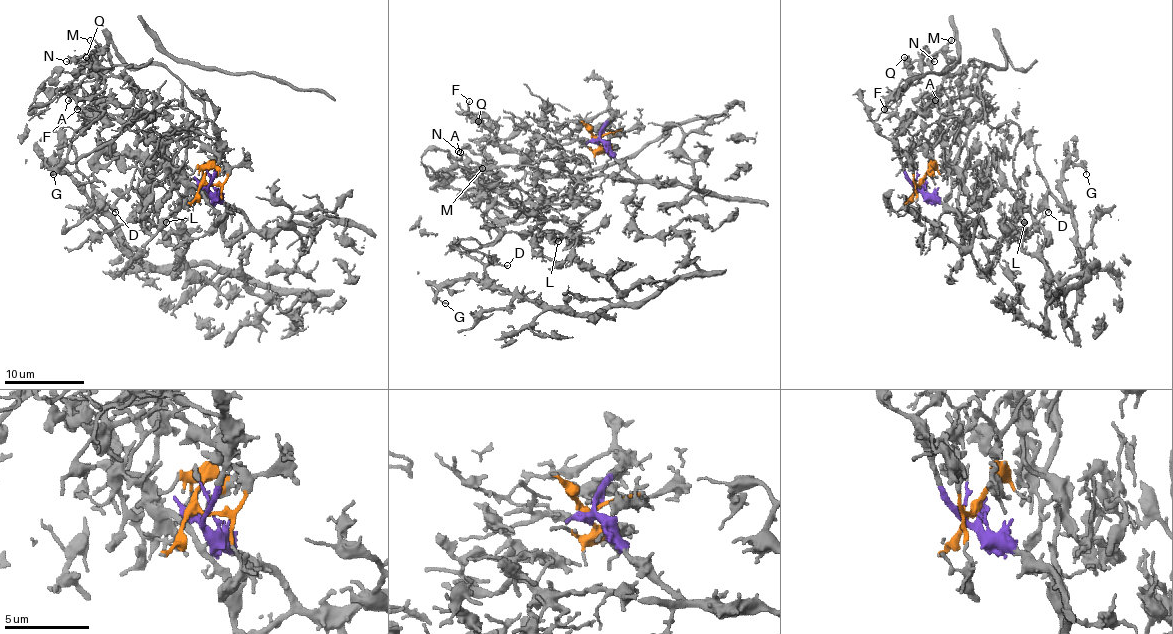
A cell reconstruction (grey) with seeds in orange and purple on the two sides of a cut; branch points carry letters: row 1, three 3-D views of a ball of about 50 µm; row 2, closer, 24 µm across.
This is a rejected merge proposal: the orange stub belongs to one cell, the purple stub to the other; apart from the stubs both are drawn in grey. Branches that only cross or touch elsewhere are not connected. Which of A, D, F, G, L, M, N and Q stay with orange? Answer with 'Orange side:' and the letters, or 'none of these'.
Orange side: A, F, L, M, N, Q

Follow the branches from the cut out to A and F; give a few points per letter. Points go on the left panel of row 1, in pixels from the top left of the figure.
A: (203, 184), (217, 131), (163, 67), (86, 67), (60, 89), (68, 101)
F: (203, 184), (215, 127), (151, 59), (96, 75), (96, 63), (78, 75), (92, 53), (104, 89), (78, 109)

